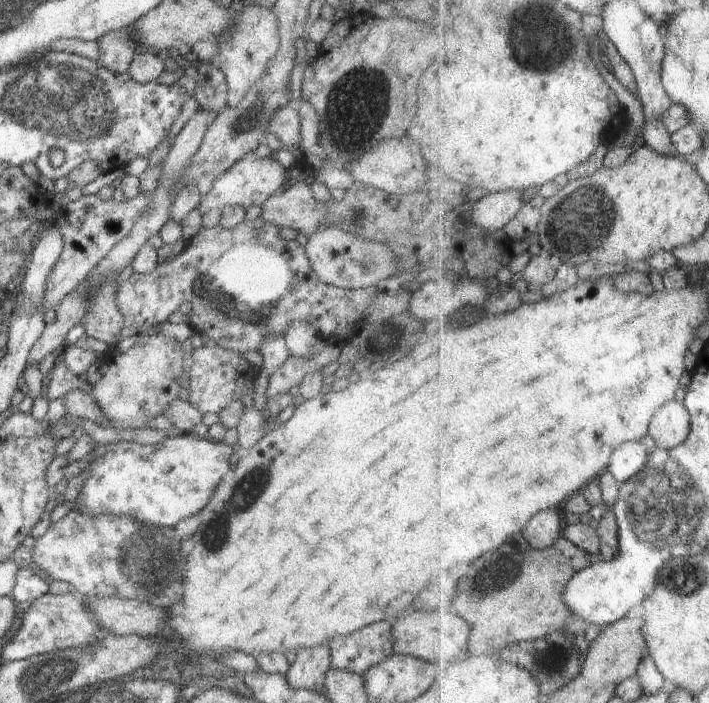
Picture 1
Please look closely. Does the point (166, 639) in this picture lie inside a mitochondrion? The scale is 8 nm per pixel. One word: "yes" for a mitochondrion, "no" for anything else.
no

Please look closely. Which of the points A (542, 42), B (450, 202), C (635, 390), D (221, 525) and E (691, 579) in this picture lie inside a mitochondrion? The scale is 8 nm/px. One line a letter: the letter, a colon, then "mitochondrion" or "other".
A: mitochondrion
B: other
C: mitochondrion
D: mitochondrion
E: mitochondrion

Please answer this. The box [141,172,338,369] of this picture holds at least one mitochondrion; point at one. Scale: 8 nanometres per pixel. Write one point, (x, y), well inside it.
(207, 289)

